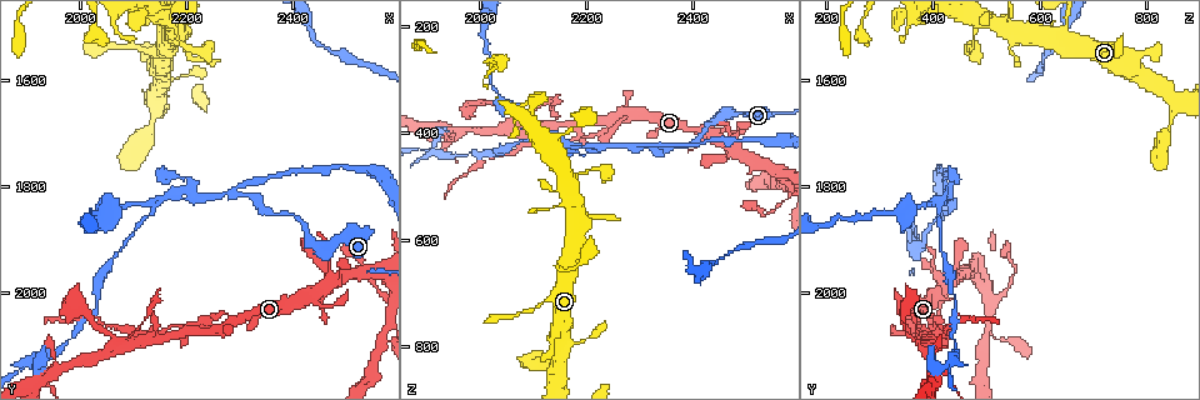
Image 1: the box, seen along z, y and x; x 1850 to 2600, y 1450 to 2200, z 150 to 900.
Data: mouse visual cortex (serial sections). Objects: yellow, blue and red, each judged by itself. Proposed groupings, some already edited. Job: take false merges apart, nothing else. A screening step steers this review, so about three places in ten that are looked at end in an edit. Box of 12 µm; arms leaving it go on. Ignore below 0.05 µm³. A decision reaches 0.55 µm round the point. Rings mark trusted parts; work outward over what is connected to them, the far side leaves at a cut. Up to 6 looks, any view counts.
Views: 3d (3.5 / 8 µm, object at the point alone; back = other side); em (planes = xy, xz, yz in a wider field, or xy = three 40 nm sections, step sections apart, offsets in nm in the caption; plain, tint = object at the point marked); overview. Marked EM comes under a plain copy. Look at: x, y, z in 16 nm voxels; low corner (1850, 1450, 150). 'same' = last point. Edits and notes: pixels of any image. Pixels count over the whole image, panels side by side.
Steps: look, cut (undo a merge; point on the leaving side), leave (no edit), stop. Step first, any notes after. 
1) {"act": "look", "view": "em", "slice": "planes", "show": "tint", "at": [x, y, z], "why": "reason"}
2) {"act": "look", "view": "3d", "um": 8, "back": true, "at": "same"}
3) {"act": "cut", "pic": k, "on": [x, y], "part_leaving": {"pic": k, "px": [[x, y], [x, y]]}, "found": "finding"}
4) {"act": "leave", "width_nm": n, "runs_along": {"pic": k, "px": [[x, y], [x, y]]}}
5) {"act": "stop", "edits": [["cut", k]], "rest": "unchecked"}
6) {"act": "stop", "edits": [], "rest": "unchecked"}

{"act": "look", "view": "3d", "um": 3.5, "at": [2425, 1905, 385], "why": "sharp bend"}

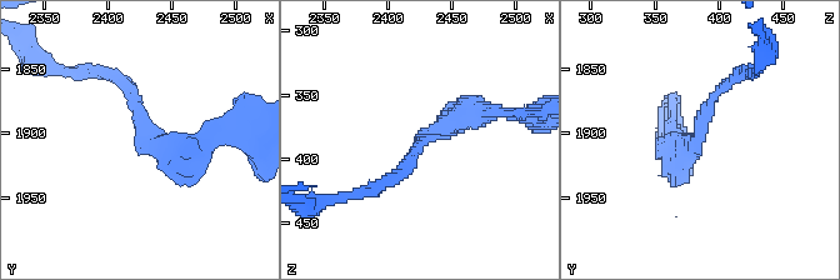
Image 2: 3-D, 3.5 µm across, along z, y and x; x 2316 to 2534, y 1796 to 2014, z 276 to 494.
{"act": "look", "view": "em", "slice": "planes", "show": "tint", "at": [2430, 1898, 384], "arm_widths_nm": [150, 300], "why": "now the EM"}

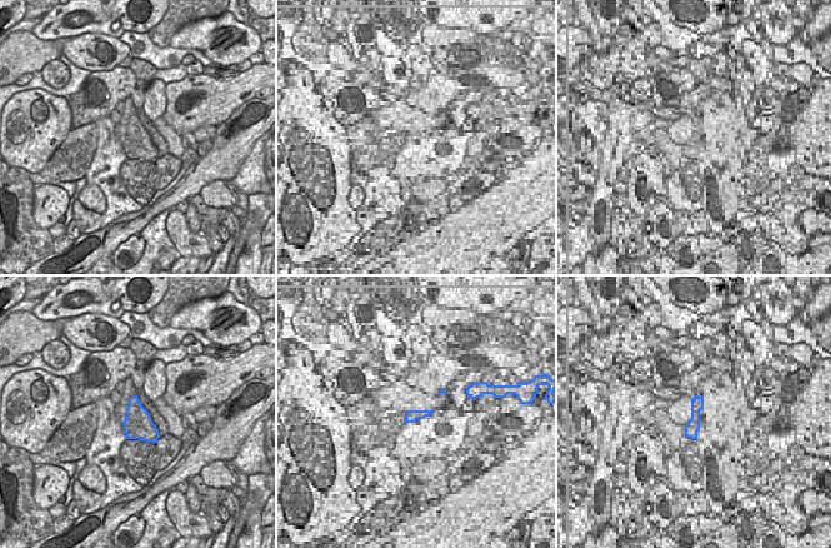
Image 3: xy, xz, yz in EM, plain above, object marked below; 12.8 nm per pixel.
{"act": "leave", "runs_along": {"pic": 2, "px": [[495, 113], [458, 115], [388, 180]]}, "found": "all the same cell"}

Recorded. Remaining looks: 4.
{"act": "look", "view": "3d", "um": 3.5, "at": [2300, 1815, 435], "why": "three arms meet"}

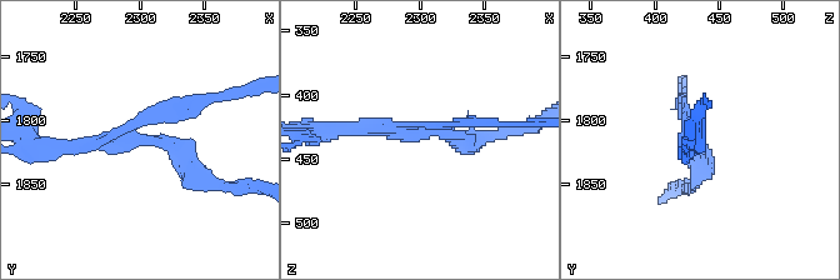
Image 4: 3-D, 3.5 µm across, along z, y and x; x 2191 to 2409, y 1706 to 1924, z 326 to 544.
{"act": "look", "view": "em", "slice": "xy", "step": 3, "show": "tint", "at": [2296, 1814, 430], "arms": 3, "arm_widths_nm": [150, 200, 200], "why": "now the EM"}

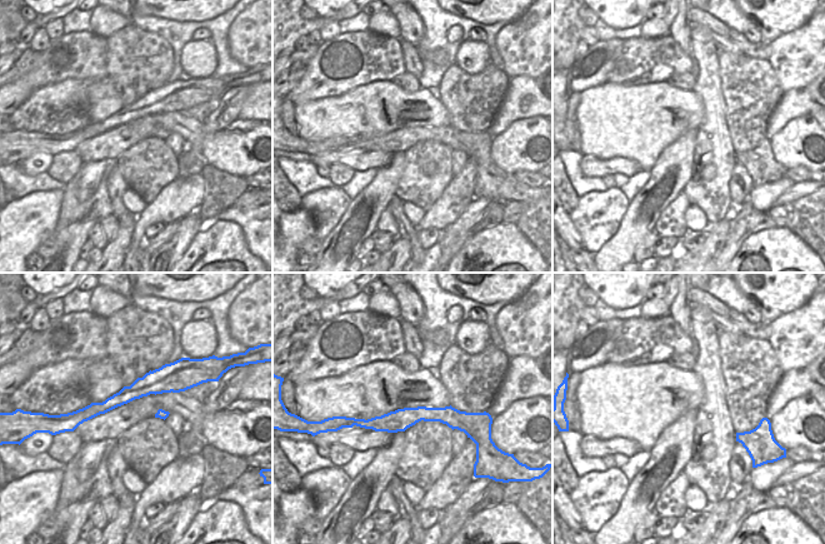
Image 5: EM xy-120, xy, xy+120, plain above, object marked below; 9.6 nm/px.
{"act": "look", "view": "em", "slice": "xy", "step": 5, "show": "tint", "at": "same", "why": "another direction"}

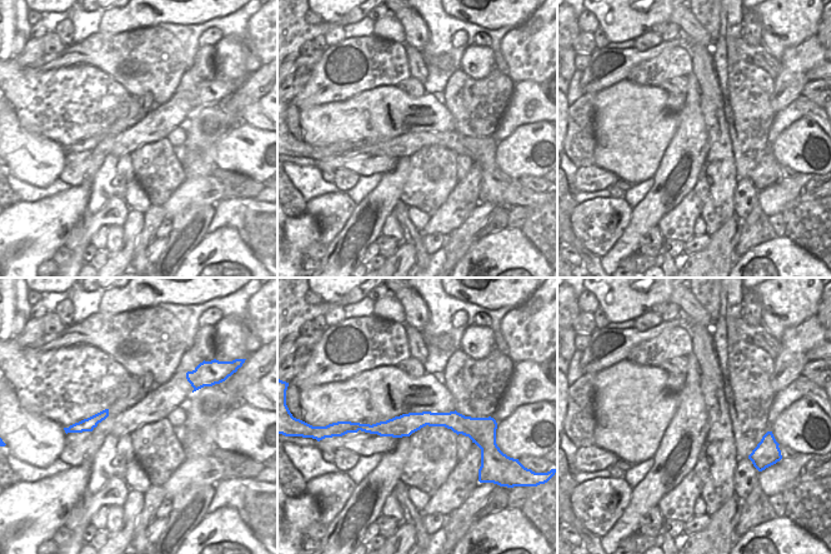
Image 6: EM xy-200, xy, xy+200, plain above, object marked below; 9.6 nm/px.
{"act": "cut", "pic": 4, "on": [171, 103], "width_nm": 220, "part_leaving": {"pic": 4, "px": [[145, 139], [34, 143]]}, "found": "two cells meet here"}

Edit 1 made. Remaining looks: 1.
{"act": "stop", "edits": [["cut", 4]], "rest": "unchecked"}

